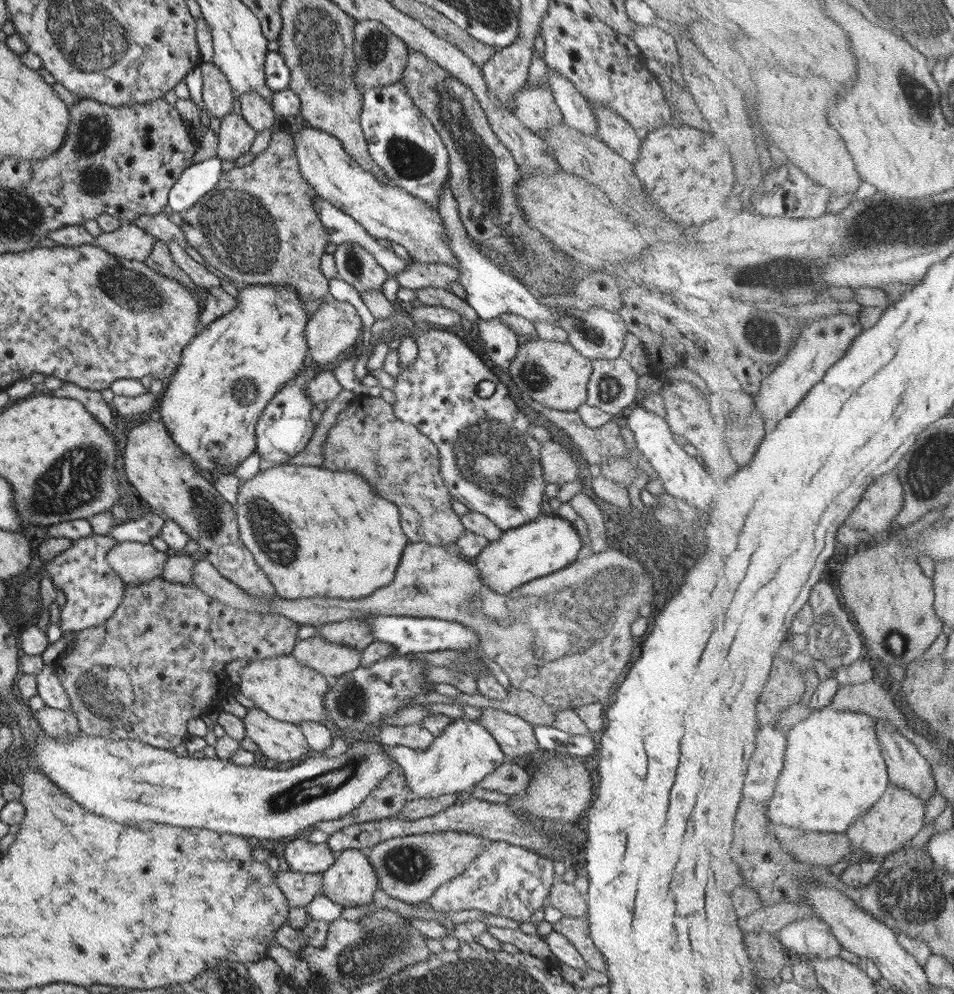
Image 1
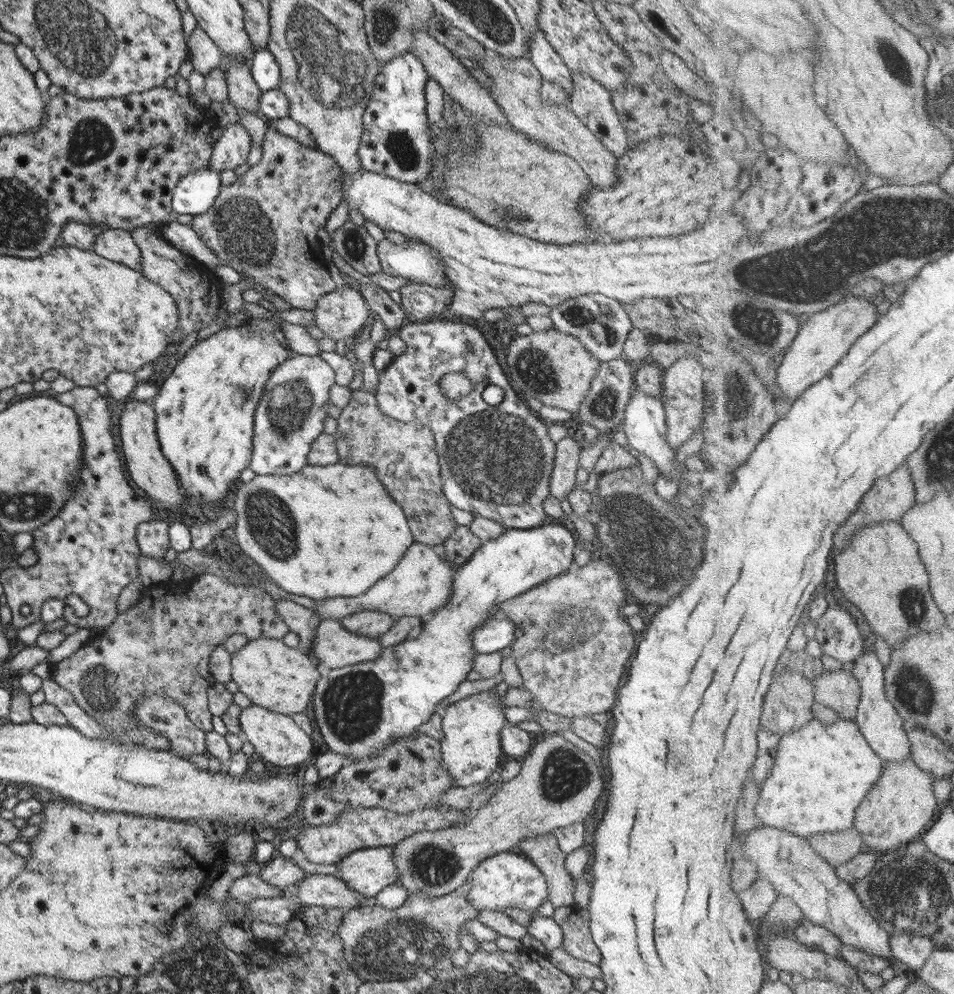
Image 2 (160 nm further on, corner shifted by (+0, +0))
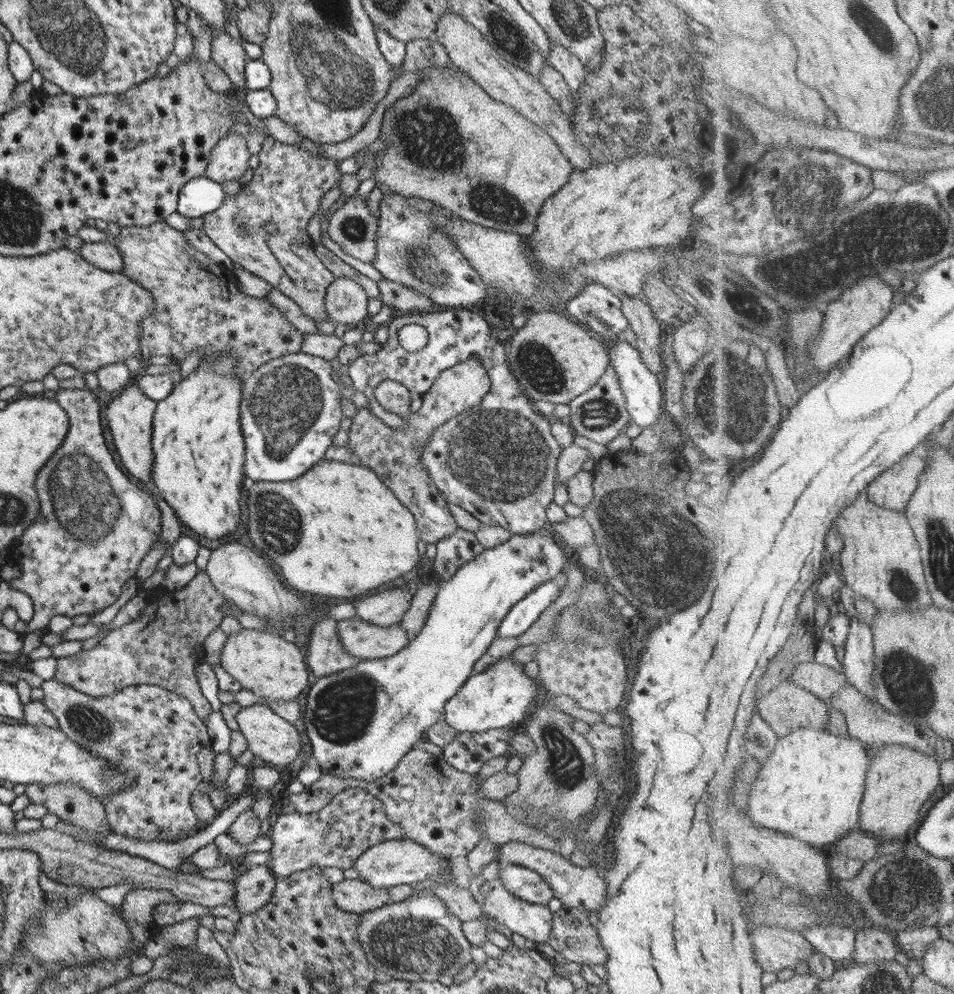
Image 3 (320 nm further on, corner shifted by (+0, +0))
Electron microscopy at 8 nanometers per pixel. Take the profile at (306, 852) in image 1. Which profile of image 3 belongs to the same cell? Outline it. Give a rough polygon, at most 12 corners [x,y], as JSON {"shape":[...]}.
{"shape":[[253,865],[234,881],[232,904],[243,915],[265,905],[277,878]]}

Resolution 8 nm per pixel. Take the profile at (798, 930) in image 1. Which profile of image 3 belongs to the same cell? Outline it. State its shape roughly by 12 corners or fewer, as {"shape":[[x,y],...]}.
{"shape":[[841,924],[802,933],[832,961],[853,964],[856,928]]}

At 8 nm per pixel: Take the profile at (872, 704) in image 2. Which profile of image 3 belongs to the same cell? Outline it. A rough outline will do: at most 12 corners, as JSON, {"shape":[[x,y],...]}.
{"shape":[[852,617],[842,660],[849,683],[876,700],[872,625]]}

